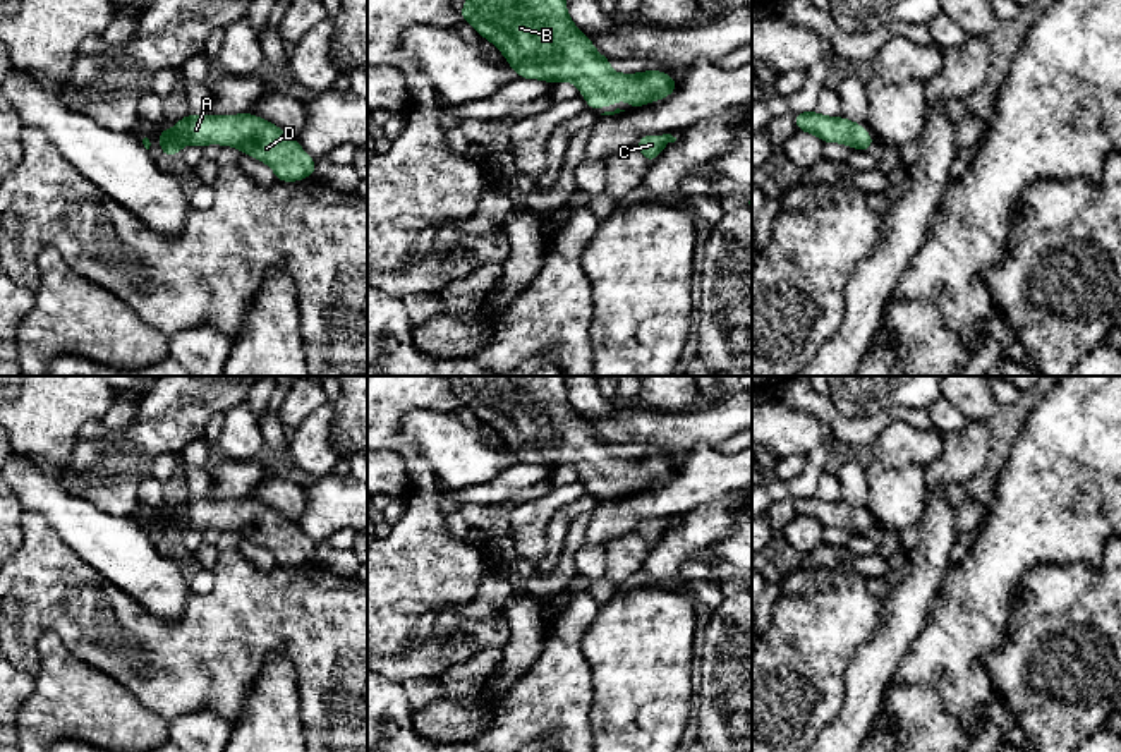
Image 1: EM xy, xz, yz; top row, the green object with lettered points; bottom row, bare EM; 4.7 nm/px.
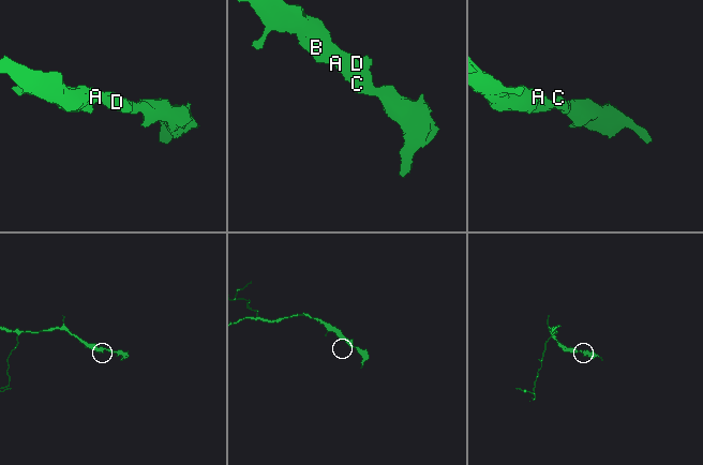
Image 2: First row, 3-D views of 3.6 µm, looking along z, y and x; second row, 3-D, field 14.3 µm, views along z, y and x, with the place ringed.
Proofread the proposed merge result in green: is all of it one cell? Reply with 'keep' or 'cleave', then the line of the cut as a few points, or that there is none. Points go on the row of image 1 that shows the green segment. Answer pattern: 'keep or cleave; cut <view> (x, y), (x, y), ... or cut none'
keep; cut none

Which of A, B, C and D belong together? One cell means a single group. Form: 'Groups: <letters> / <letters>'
Groups: A B C D

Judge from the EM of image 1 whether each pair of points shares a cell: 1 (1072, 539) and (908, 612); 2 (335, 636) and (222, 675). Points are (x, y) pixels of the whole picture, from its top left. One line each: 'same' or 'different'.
1: different
2: same

